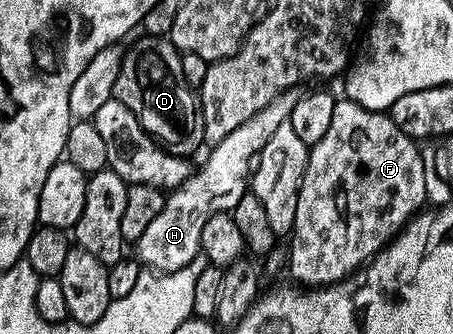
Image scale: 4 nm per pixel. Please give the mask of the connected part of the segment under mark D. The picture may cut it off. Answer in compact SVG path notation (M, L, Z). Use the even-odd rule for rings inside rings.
M143 35L141 39L130 49L125 49L114 83L113 99L130 107L138 116L143 130L166 151L193 157L193 152L204 144L204 118L195 89L184 78L182 53L166 36Z

